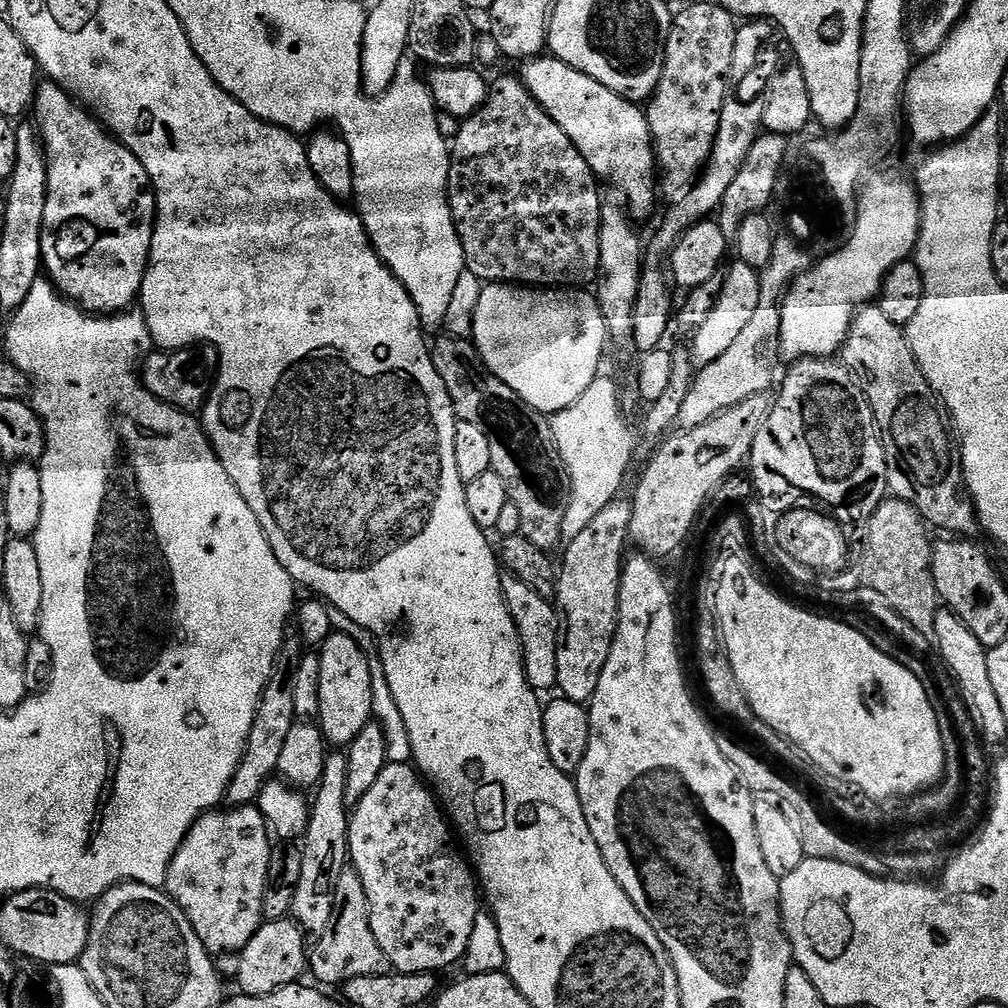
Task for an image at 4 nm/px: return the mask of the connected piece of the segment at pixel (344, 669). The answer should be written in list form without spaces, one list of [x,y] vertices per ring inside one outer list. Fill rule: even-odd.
[[[333,632],[328,636],[326,642],[319,645],[318,655],[320,658],[320,710],[318,713],[320,731],[324,733],[324,739],[329,745],[347,746],[354,742],[354,738],[358,738],[362,726],[366,726],[373,719],[370,662],[358,646],[358,642],[354,642],[354,638],[341,632]]]

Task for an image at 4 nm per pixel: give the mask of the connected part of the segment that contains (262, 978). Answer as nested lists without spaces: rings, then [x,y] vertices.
[[[269,920],[260,925],[259,930],[246,942],[238,954],[236,980],[240,983],[239,991],[246,996],[270,994],[287,984],[297,983],[310,964],[310,948],[306,943],[306,933],[295,920]]]

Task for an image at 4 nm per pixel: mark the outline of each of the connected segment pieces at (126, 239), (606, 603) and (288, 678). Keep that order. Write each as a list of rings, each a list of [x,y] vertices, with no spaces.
[[[44,82],[36,89],[34,113],[35,127],[38,129],[44,151],[48,158],[48,194],[46,198],[46,218],[42,218],[42,268],[47,279],[53,281],[61,296],[72,301],[77,308],[89,314],[120,314],[131,309],[137,303],[140,288],[144,285],[144,275],[148,269],[148,259],[152,249],[152,239],[156,229],[156,191],[152,189],[150,174],[146,174],[146,166],[134,158],[134,154],[126,145],[120,143],[115,136],[109,134],[104,125],[96,119],[87,107],[81,106],[64,89],[54,82]]]
[[[631,499],[611,500],[606,510],[601,510],[594,522],[590,522],[578,538],[567,541],[563,549],[564,561],[558,564],[554,604],[558,609],[561,630],[556,688],[565,700],[587,705],[594,690],[598,690],[606,658],[610,658],[618,626],[620,574],[626,559],[624,547],[630,544],[631,517]]]
[[[285,643],[280,650],[280,655],[276,657],[272,677],[268,679],[256,717],[250,726],[250,734],[244,747],[244,757],[240,760],[238,770],[234,770],[234,778],[228,787],[226,800],[229,805],[256,804],[260,798],[260,791],[277,775],[276,767],[278,758],[282,755],[282,746],[285,745],[293,724],[298,720],[294,706],[294,686],[298,682],[298,666],[302,648],[299,643],[296,644]]]

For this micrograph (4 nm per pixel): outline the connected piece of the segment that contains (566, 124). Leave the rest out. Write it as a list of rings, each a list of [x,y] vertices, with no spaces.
[[[533,58],[523,65],[522,79],[532,96],[562,126],[566,138],[574,142],[576,149],[586,158],[590,170],[601,181],[612,179],[620,187],[619,195],[626,205],[633,221],[641,222],[656,208],[656,194],[654,188],[658,186],[658,165],[655,159],[655,149],[652,135],[648,126],[648,118],[645,109],[639,103],[622,98],[614,94],[602,82],[594,82],[584,72],[574,70],[566,62],[555,58]]]

